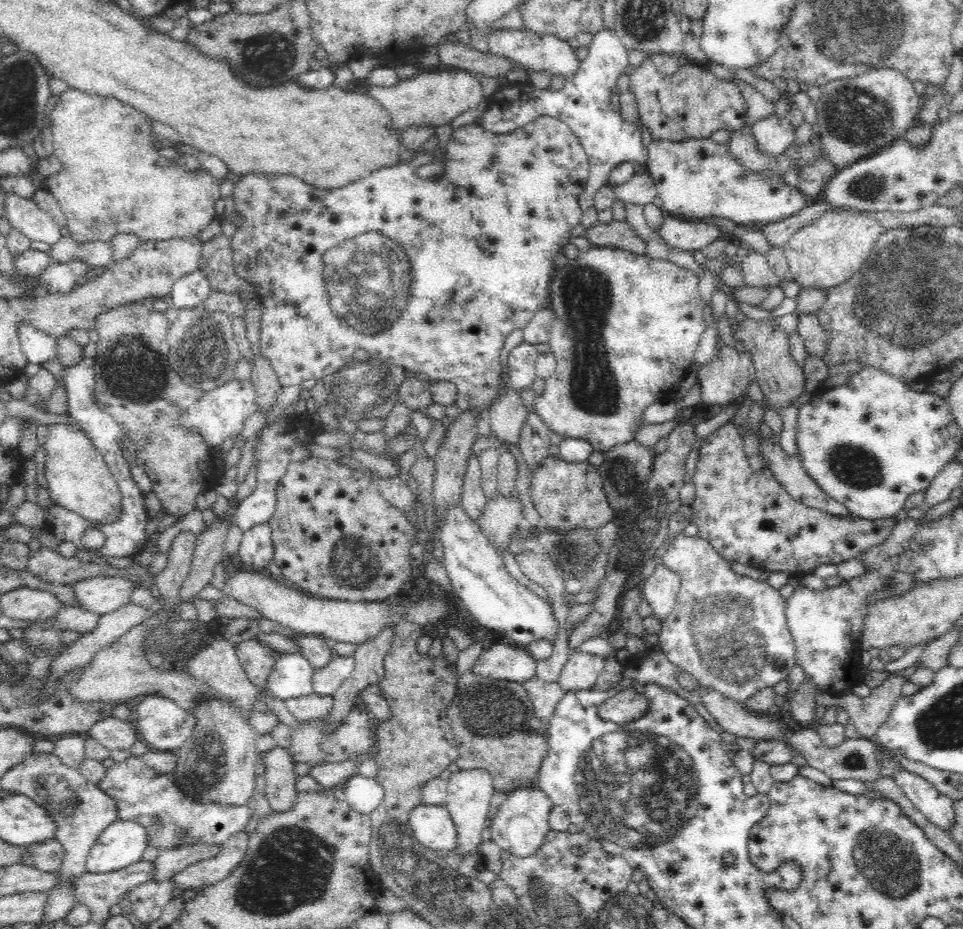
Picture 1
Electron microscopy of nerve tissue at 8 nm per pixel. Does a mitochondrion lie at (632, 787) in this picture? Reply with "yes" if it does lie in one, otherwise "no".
yes

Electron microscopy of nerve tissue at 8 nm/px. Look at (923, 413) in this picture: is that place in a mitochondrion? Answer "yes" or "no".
no

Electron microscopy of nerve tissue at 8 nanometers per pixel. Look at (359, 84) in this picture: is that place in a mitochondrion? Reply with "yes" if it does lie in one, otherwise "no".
no

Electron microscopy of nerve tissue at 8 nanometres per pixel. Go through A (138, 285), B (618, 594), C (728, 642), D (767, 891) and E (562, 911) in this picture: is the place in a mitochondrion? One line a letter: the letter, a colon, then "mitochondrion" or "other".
A: other
B: other
C: mitochondrion
D: other
E: mitochondrion

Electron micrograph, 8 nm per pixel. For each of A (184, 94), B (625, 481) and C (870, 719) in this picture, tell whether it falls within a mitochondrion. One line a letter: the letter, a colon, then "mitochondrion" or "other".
A: other
B: mitochondrion
C: other

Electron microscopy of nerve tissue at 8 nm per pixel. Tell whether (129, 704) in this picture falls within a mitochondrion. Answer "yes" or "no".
no

